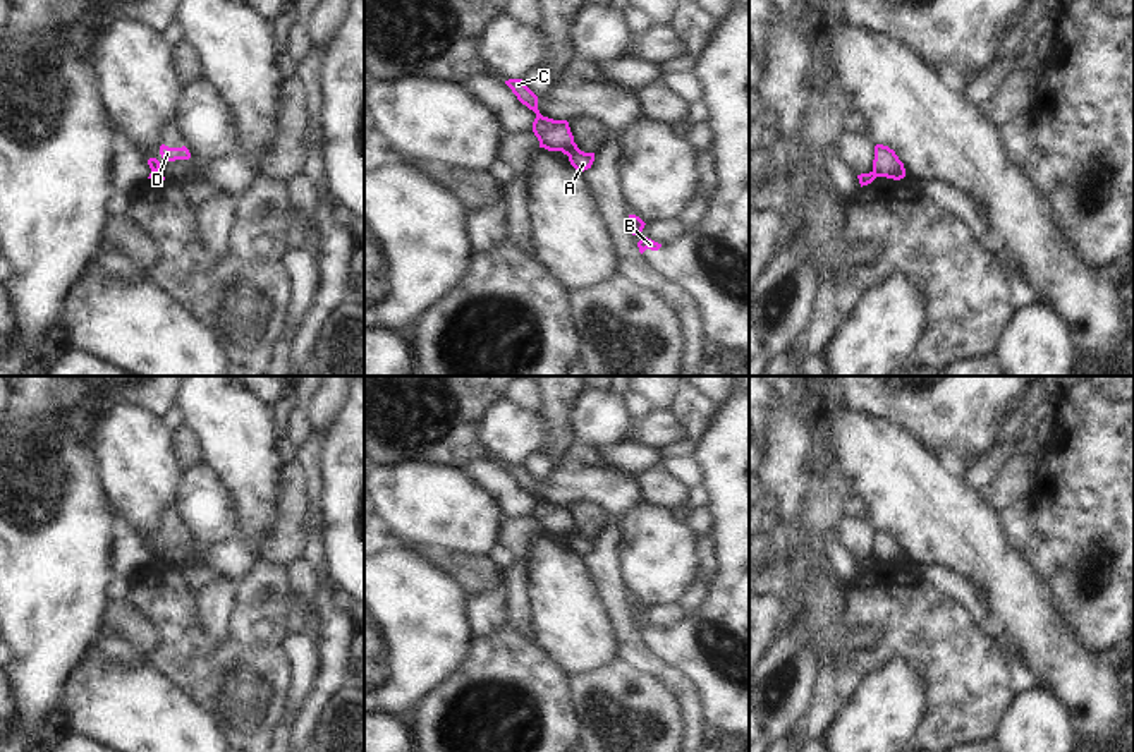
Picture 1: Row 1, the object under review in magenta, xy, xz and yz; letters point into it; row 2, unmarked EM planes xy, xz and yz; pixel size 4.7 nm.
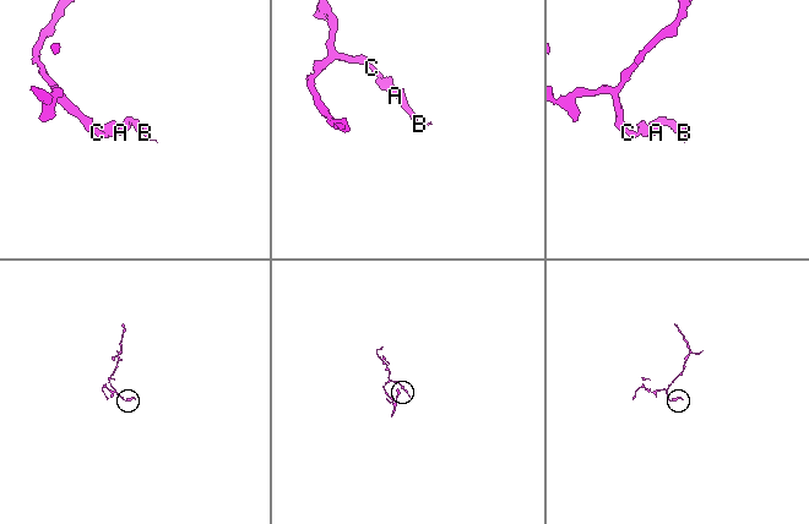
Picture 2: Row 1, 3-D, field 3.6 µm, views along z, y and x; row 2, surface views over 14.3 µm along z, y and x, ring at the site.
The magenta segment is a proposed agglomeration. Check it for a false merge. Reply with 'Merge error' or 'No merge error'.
Merge error.

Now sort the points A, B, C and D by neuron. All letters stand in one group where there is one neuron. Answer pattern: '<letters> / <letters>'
A B D / C

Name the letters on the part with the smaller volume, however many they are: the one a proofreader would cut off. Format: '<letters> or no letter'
A, B, D

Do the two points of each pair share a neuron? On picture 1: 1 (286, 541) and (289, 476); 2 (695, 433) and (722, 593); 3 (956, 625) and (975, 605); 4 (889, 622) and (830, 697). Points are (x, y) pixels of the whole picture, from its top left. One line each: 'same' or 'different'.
1: same
2: different
3: different
4: same

